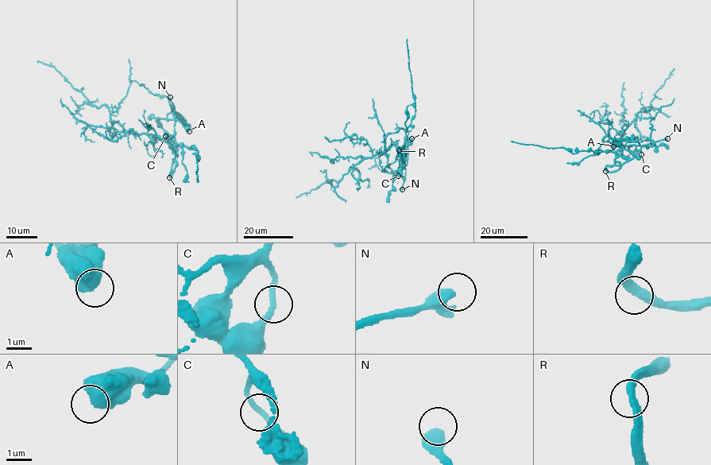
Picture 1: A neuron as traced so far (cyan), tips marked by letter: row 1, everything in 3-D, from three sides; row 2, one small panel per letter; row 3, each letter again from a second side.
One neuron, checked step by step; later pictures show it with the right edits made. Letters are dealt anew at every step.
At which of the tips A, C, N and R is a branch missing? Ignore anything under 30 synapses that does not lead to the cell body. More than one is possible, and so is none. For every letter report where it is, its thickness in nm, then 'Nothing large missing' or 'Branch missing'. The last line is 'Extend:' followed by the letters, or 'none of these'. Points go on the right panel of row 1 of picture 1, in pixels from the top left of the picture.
A: Place: (613, 146). Thickness 700 nm. Nothing large missing
C: Place: (641, 154). Thickness 200 nm. Nothing large missing
N: Place: (667, 138). Thickness 440 nm. Branch missing
R: Place: (605, 171). Thickness 320 nm. Nothing large missing
Extend: N

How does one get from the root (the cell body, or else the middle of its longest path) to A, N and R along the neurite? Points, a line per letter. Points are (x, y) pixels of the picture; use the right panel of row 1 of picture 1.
A: (614, 143), (629, 151), (641, 148), (636, 137), (624, 138), (613, 146)
N: (614, 143), (620, 146), (648, 146), (667, 138)
R: (614, 143), (628, 160), (618, 169), (605, 171)

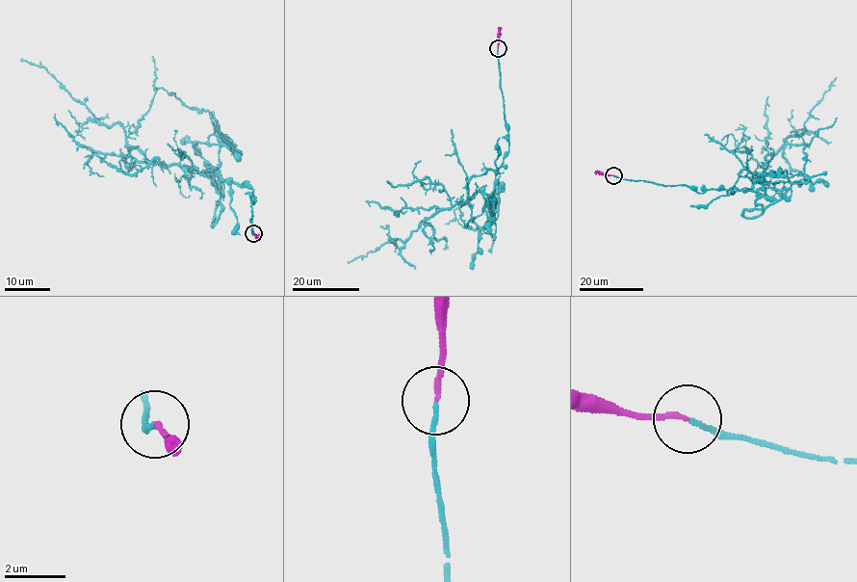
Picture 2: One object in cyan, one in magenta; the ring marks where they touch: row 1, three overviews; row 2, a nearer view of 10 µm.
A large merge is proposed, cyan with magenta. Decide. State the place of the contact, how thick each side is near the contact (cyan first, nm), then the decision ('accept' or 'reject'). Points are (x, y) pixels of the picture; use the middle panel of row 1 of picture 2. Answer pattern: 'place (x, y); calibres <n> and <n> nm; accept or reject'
place (498, 48); calibres 140 and 150 nm; accept

